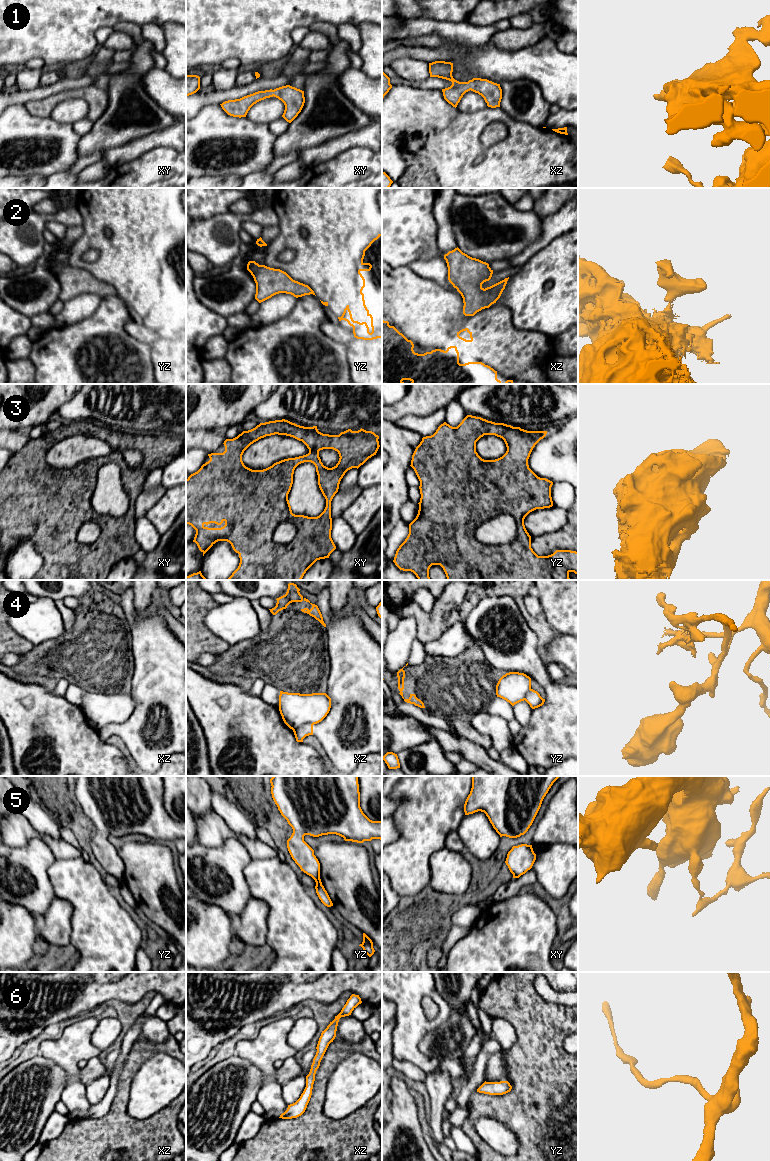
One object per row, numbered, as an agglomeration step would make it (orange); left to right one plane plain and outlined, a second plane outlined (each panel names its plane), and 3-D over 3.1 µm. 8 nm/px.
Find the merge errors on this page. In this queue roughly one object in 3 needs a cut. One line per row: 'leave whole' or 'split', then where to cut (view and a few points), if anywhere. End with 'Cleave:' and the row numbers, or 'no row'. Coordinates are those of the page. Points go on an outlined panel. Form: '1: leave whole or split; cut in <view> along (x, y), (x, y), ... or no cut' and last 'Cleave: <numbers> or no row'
1: leave whole; no cut
2: split; cut in yz along (312, 291), (313, 293)
3: split; cut in yz along (517, 523), (512, 516), (499, 514), (484, 521), (474, 536)
4: split; cut in xz along (313, 724), (303, 724), (293, 730)
5: leave whole; no cut
6: leave whole; no cut
Cleave: 2, 3, 4

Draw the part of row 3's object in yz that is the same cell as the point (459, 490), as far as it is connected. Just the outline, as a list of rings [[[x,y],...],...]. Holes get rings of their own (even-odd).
[[[467,415],[457,427],[444,422],[433,435],[423,437],[412,455],[410,465],[420,481],[419,510],[416,518],[409,524],[407,538],[396,551],[393,560],[395,565],[400,570],[413,572],[418,580],[431,580],[429,569],[432,565],[440,565],[447,580],[569,580],[570,572],[578,575],[578,552],[556,550],[551,555],[538,556],[531,548],[531,536],[524,525],[524,519],[530,512],[553,506],[553,482],[538,477],[528,465],[533,448],[546,434],[547,431],[527,431]],[[484,435],[502,438],[507,447],[506,453],[495,460],[482,459],[476,452],[476,442]],[[501,514],[514,517],[517,523],[515,539],[507,545],[480,543],[475,537],[477,528]]]

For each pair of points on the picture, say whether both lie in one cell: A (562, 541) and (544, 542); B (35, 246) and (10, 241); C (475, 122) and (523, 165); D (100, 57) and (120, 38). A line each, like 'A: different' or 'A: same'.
A: same
B: same
C: same
D: different

